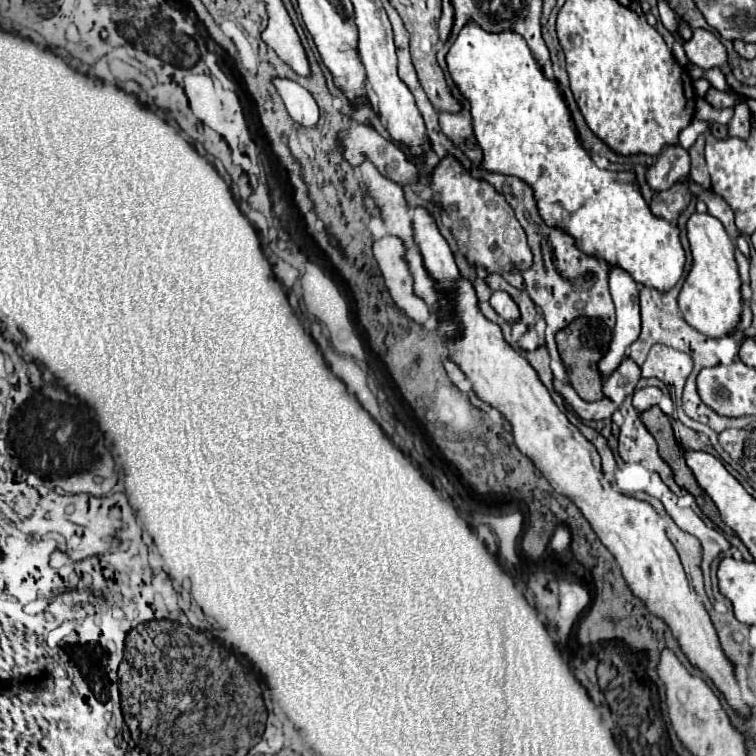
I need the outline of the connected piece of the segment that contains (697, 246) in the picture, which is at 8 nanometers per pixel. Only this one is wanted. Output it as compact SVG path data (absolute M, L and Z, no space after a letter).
M695 212L687 222L687 238L693 254L693 268L683 282L679 308L689 326L709 338L725 338L735 334L741 322L741 278L735 262L735 244L725 234L725 228L711 214Z

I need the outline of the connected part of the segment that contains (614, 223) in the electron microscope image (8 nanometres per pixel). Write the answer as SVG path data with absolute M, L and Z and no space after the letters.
M469 22L451 46L447 64L453 82L471 102L475 138L483 150L483 168L525 180L535 190L539 214L549 226L569 232L581 250L603 258L607 264L621 266L633 276L635 282L659 292L669 292L679 282L685 268L685 250L679 240L679 228L665 218L653 216L639 190L635 172L611 172L595 166L571 130L571 114L559 86L545 78L531 56L529 46L519 34L509 30L489 34L477 24Z

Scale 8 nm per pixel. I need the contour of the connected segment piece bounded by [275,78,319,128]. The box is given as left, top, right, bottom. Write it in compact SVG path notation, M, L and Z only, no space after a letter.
M275 78L275 86L285 102L285 108L289 112L289 116L305 128L315 128L319 122L319 106L313 100L313 96L299 86L293 80L285 80L285 78Z

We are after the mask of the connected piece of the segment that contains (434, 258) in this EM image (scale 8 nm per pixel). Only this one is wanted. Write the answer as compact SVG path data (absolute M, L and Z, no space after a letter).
M417 206L413 210L413 228L415 242L425 260L425 268L443 290L451 290L455 286L455 278L459 278L459 270L455 266L447 240L437 228L435 218L423 206Z

